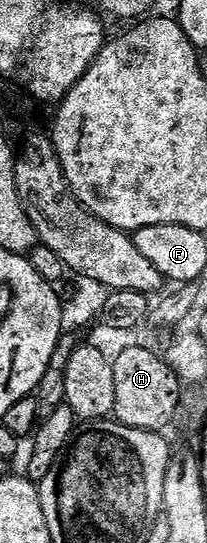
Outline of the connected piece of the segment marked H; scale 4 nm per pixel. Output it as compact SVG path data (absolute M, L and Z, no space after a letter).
M132 345L122 350L112 360L113 380L115 381L115 405L113 415L116 422L131 429L164 432L175 417L175 407L179 402L183 380L173 372L164 358L145 347Z

